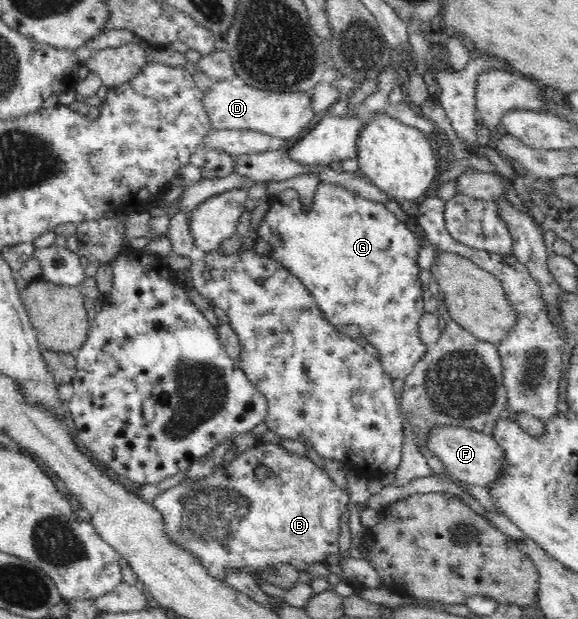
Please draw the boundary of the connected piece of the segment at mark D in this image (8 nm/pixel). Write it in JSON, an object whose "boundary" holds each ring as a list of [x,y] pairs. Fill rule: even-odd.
{"boundary":[[[229,79],[214,81],[204,92],[205,109],[209,115],[209,121],[213,129],[217,130],[254,130],[263,134],[269,134],[283,140],[288,140],[297,136],[305,127],[309,127],[309,122],[315,118],[315,113],[311,108],[311,95],[309,92],[269,92],[259,90],[245,84],[233,84]]]}

